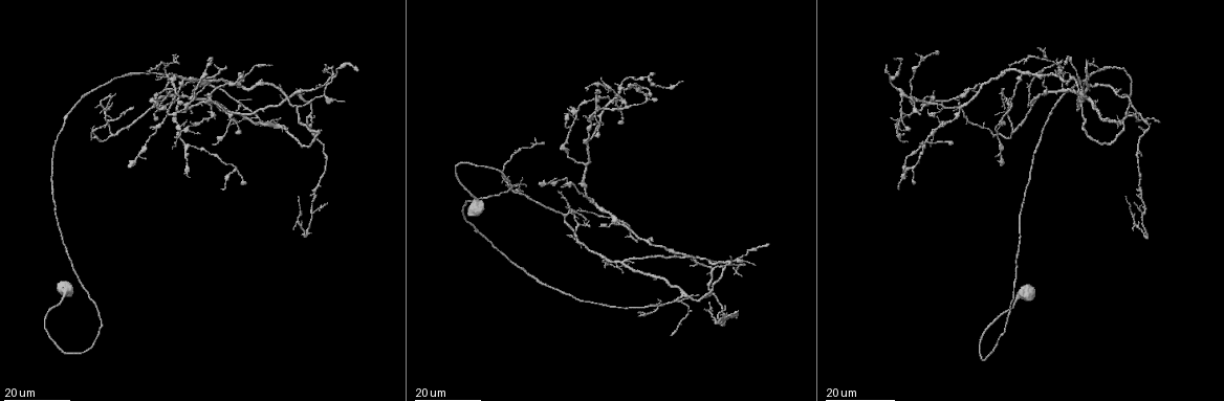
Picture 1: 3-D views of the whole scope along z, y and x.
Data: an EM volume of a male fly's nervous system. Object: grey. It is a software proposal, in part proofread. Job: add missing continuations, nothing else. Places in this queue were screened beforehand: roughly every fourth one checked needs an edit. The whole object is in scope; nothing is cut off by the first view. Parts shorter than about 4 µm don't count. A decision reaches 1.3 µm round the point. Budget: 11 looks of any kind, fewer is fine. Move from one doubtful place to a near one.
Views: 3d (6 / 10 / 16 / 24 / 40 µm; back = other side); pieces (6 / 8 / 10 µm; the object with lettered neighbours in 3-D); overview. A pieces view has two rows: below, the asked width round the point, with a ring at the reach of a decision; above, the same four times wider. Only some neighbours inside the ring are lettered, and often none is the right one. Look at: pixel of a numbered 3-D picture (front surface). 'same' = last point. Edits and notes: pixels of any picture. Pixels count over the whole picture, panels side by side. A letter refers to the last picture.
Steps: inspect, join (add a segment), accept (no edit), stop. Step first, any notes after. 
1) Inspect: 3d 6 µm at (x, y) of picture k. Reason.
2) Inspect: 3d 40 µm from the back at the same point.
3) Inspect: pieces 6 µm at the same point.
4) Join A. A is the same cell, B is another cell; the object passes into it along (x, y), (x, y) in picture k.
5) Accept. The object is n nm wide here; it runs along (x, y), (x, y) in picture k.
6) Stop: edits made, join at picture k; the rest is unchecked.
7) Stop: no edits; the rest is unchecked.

Inspect: 3d 16 µm at (691, 264) of picture 1. Tapers out.

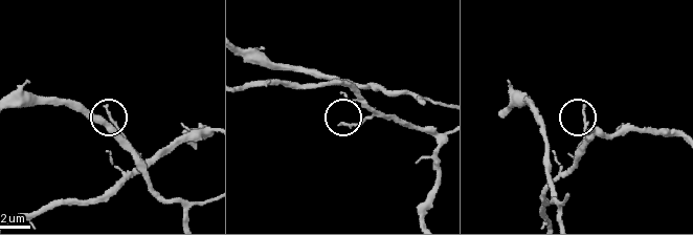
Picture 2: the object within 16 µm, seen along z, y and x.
Inspect: pieces 10 µm at (582, 107) of picture 2.

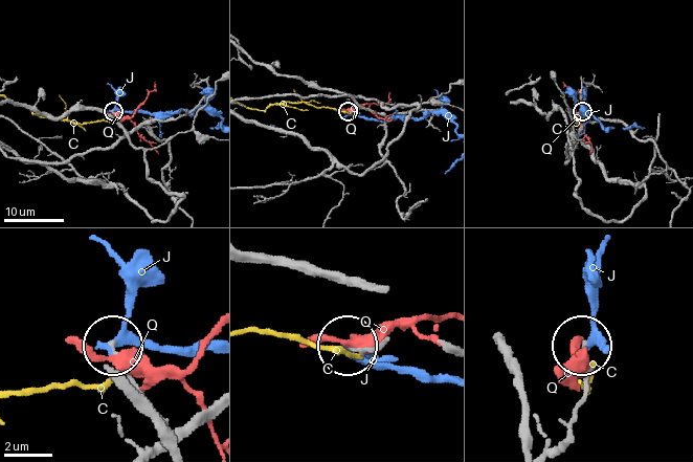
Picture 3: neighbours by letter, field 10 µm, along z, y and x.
Accept. C, J and Q are other cells; none of them fits.

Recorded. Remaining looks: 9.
Inspect: 3d 24 µm at (1137, 126) of picture 1. Thin end.

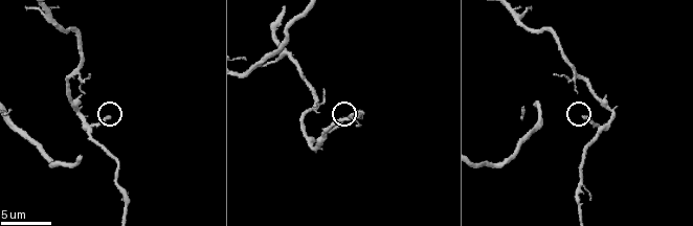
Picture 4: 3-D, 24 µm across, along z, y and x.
Inspect: pieces 8 µm at (582, 118) of picture 4.

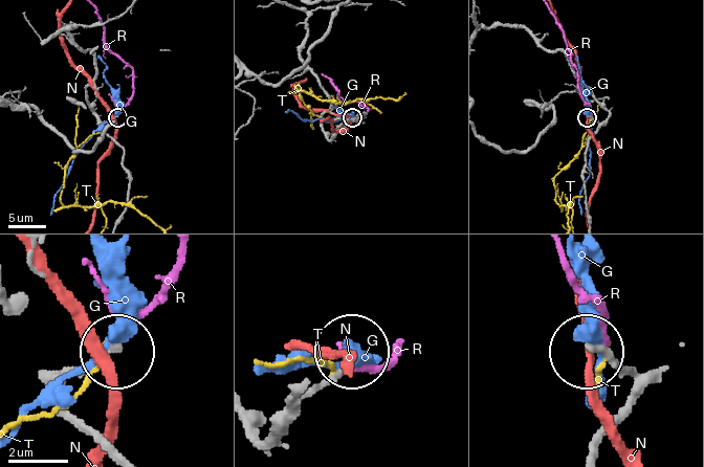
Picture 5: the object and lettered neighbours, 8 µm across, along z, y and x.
Accept. G, N, R and T are other cells; it runs along (542, 46), (563, 52), (608, 114), (599, 123), (587, 116) in picture 5; none of them fits.

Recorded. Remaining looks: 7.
Inspect: 3d 24 µm at (206, 94) of picture 1. Branch stops here.

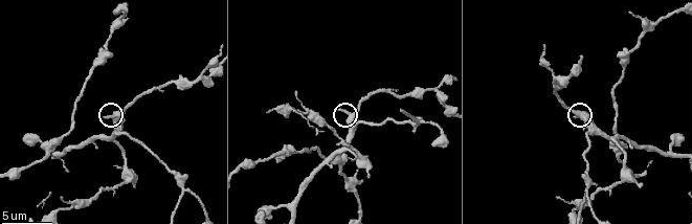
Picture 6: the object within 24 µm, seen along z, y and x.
Inspect: pieces 6 µm at (337, 111) of picture 6. What lies round it.

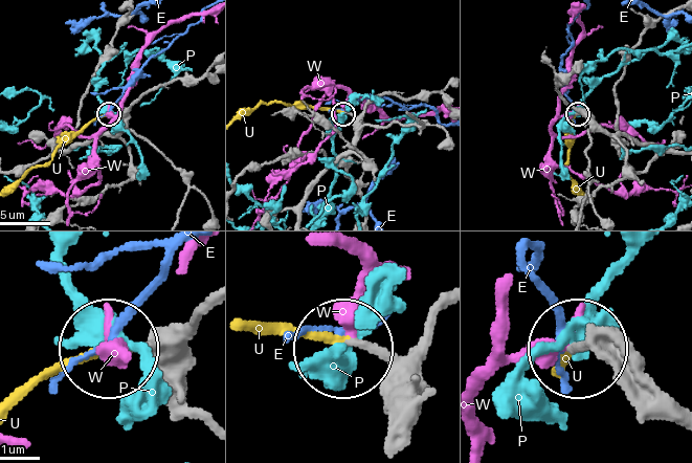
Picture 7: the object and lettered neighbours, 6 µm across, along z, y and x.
Join U. U is the same cell, E, P and W are other cells; the object passes into it along (393, 422), (393, 375), (373, 352), (339, 335), (243, 329) in picture 7; it goes on there.

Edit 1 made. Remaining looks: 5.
Inspect: 3d 16 µm at (585, 219) of picture 1. An open end.

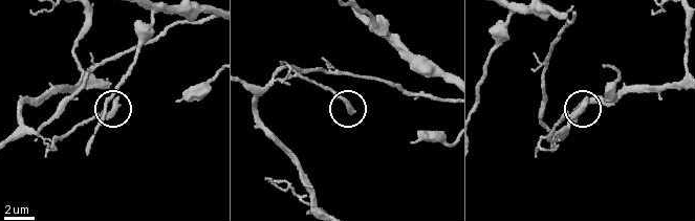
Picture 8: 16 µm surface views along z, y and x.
Inspect: pieces 10 µm at (350, 113) of picture 8.

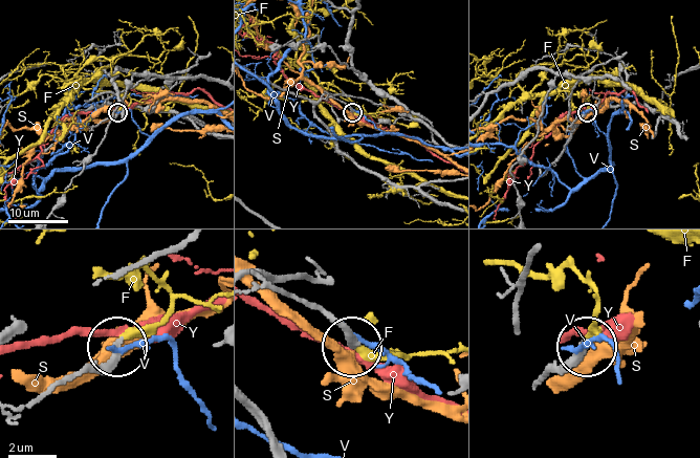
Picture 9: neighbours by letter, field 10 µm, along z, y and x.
Accept. The object is 330 nm wide here; F, S, V and Y are other cells; it runs along (343, 152), (314, 107), (322, 100), (334, 97), (351, 112) in picture 9; none of them fits.

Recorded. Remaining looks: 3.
Inspect: 3d 16 µm at (131, 108) of picture 1. End of a long branch.

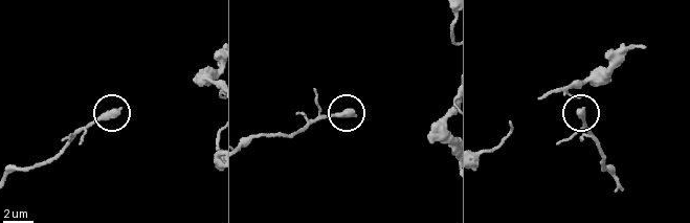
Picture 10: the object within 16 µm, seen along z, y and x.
Inspect: pieces 6 µm at (579, 109) of picture 10. See the neighbours.

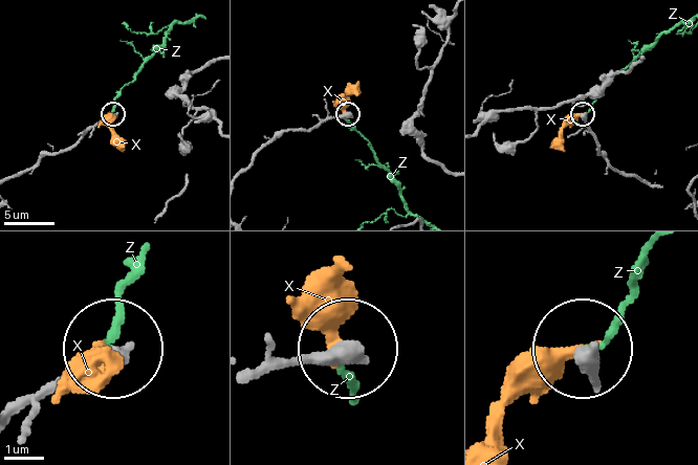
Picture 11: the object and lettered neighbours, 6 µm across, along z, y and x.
Accept. The object is 430 nm wide here; X and Z are other cells; it runs along (275, 364), (314, 364), (342, 349) in picture 11; none of them fits.

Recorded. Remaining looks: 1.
Stop: edits made, join at picture 7; the rest is unchecked.

